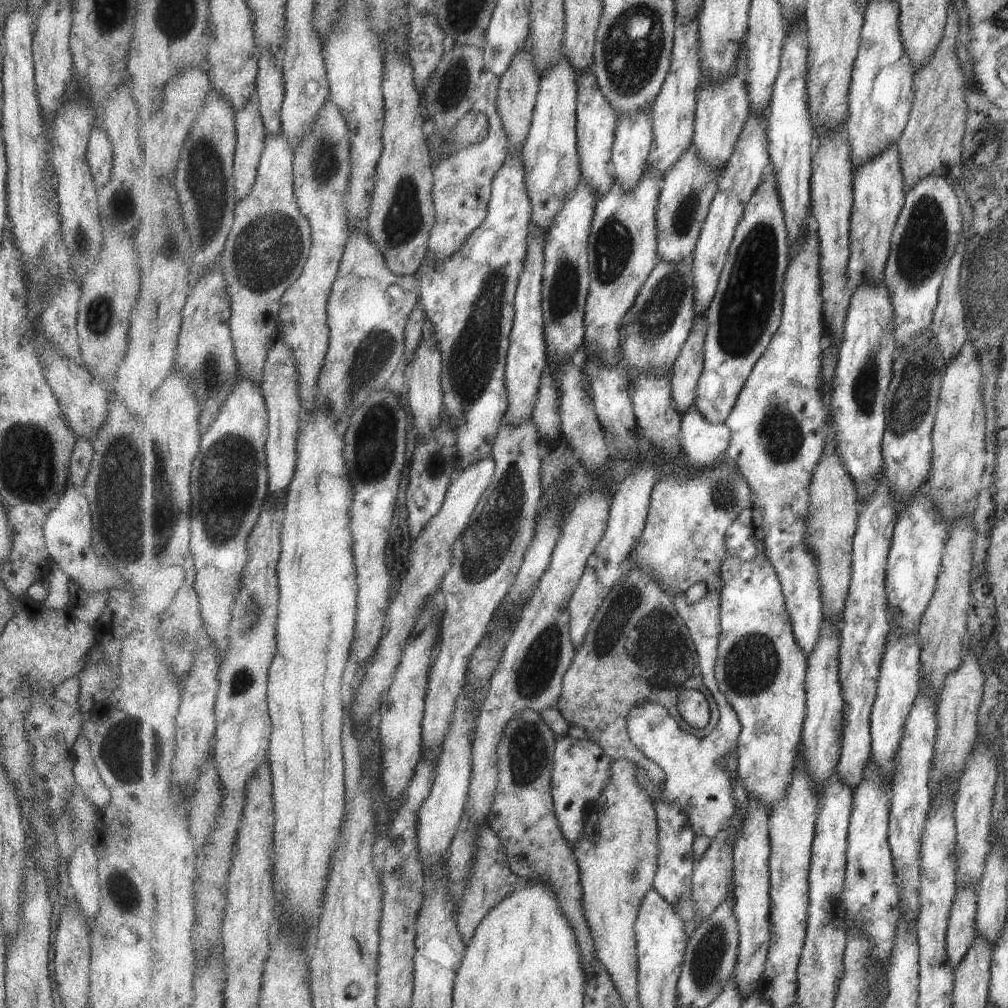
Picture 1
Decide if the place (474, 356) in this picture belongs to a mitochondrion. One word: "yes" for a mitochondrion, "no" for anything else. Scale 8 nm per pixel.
yes

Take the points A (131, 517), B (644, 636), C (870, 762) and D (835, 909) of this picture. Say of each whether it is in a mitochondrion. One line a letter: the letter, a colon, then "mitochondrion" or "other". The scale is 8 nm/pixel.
A: mitochondrion
B: mitochondrion
C: other
D: other

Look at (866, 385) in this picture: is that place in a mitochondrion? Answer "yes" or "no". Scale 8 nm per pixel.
yes

